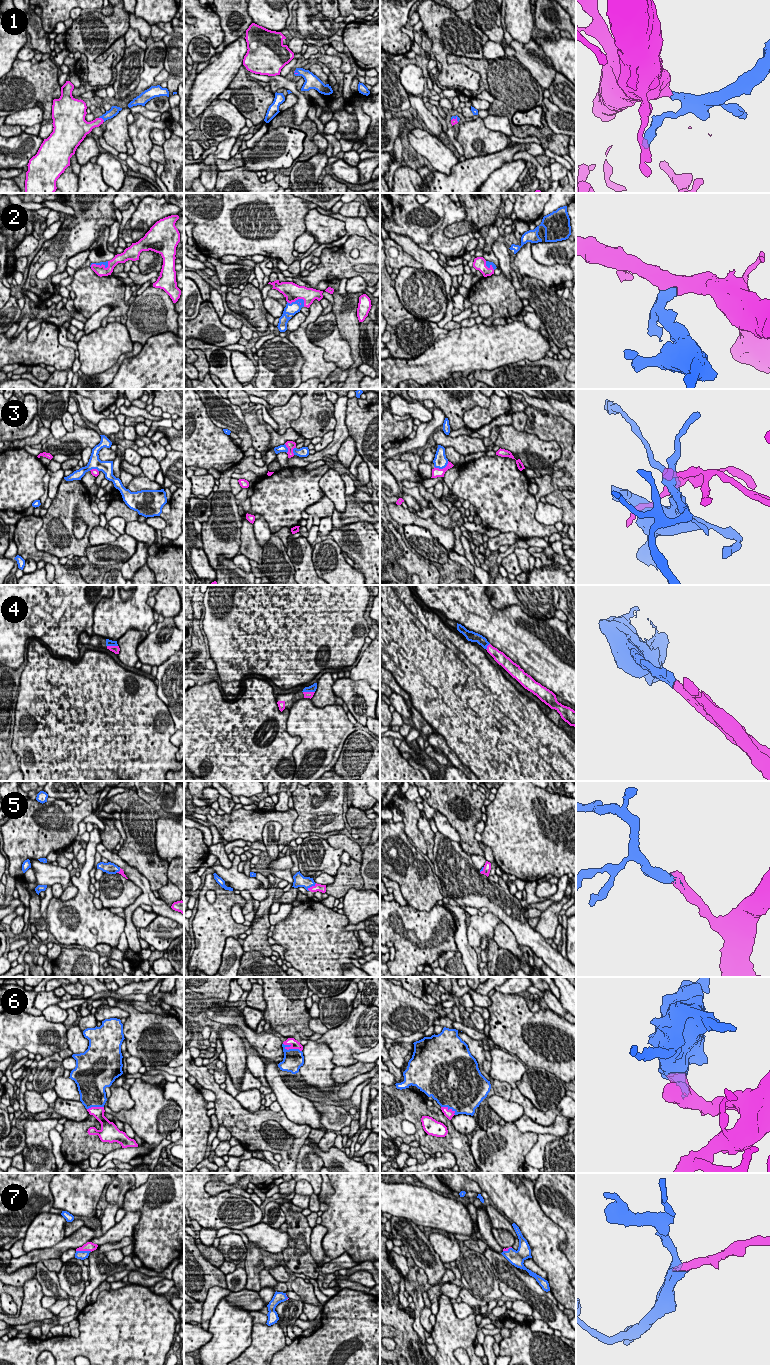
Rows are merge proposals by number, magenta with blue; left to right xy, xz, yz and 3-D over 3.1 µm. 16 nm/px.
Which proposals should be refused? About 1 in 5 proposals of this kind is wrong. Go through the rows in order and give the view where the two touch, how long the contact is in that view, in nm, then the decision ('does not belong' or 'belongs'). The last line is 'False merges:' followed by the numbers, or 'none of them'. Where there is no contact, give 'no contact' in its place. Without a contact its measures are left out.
1: meets magenta in xy; contact 120 nm long; belongs
2: meets magenta in xz; contact 300 nm long; belongs
3: meets magenta in yz; contact 260 nm long; does not belong
4: meets magenta in xz; contact 190 nm long; belongs
5: meets magenta in xz; contact 190 nm long; belongs
6: meets magenta in xz; contact 340 nm long; belongs
7: meets magenta in xy; contact 260 nm long; belongs
False merges: 3

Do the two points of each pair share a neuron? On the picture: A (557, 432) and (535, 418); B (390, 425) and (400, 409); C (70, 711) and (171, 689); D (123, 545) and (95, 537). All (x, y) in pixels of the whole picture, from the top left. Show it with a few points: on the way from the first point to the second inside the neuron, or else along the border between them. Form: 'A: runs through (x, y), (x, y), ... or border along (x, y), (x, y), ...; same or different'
A: runs through (552, 428), (540, 422); same
B: border along (390, 410), (393, 414); different
C: border along (156, 685), (156, 695), (170, 712); different
D: border along (117, 537), (113, 541), (91, 546); different

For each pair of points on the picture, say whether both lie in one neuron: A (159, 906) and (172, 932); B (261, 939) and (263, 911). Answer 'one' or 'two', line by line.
A: two
B: one

